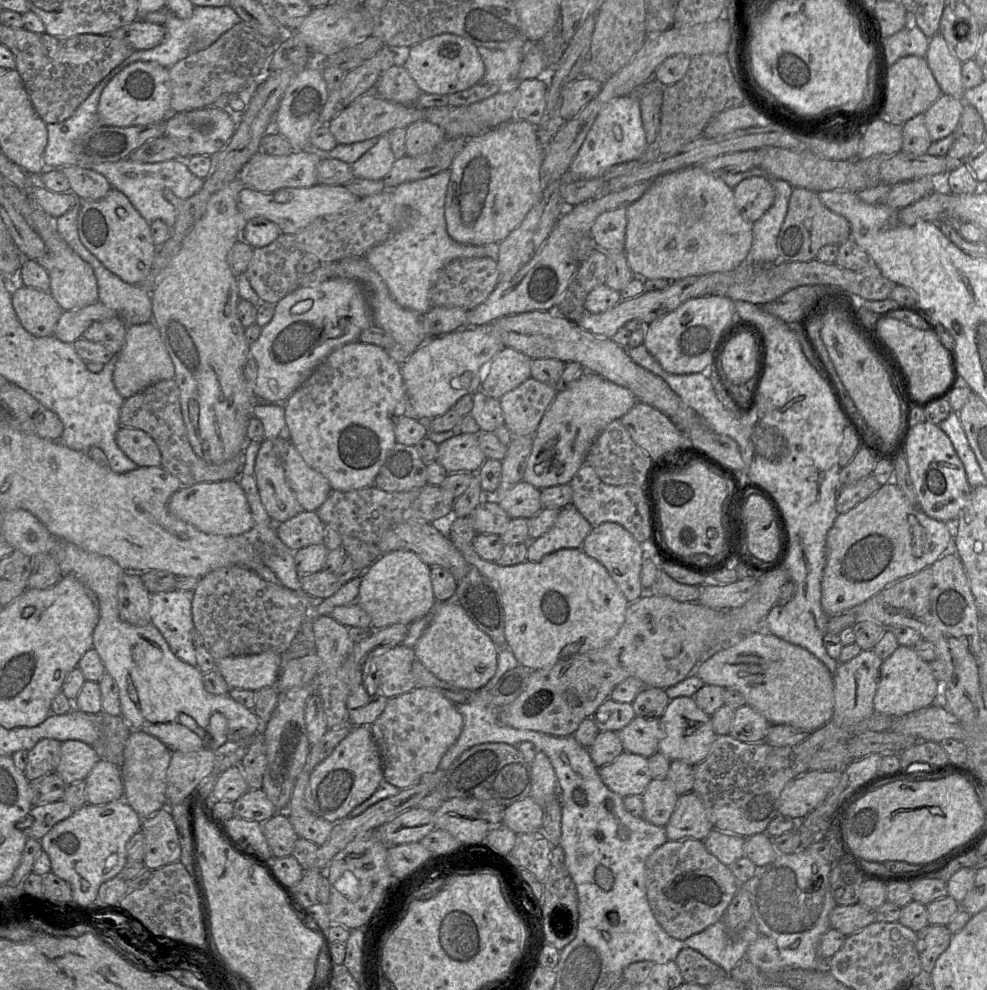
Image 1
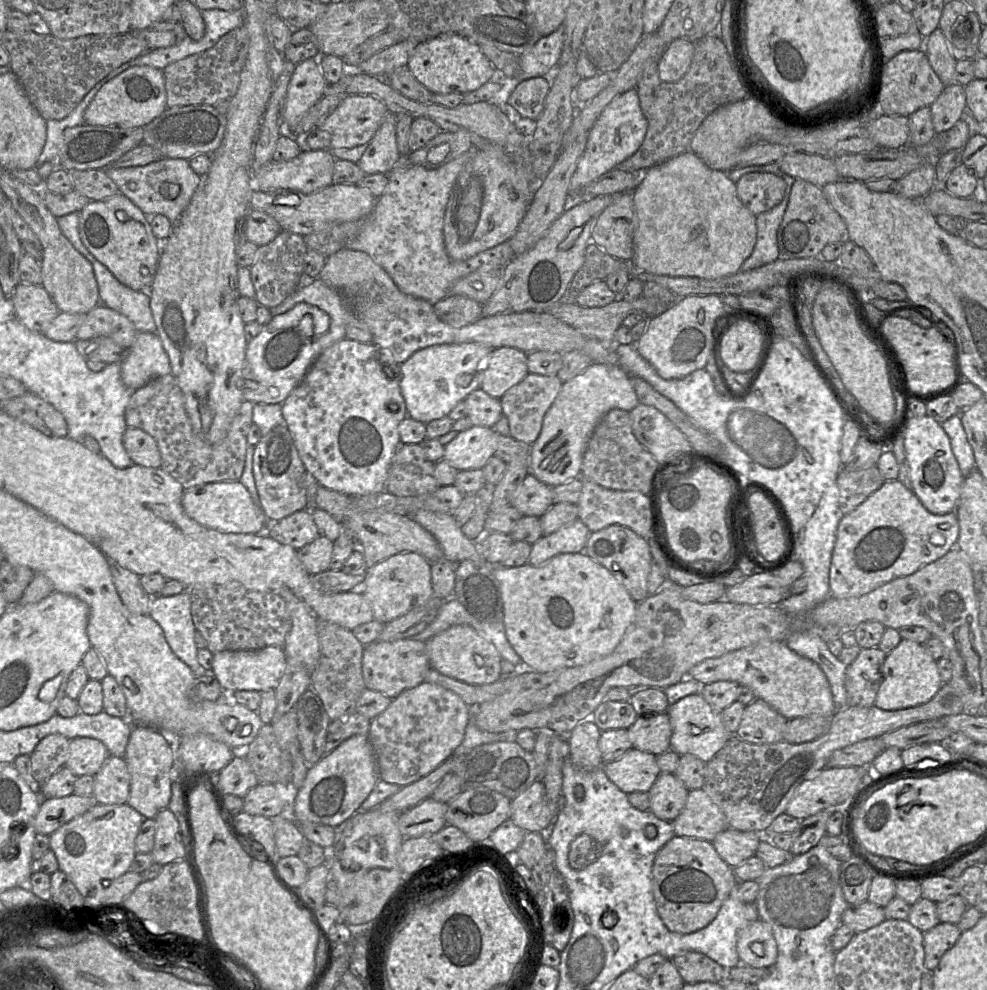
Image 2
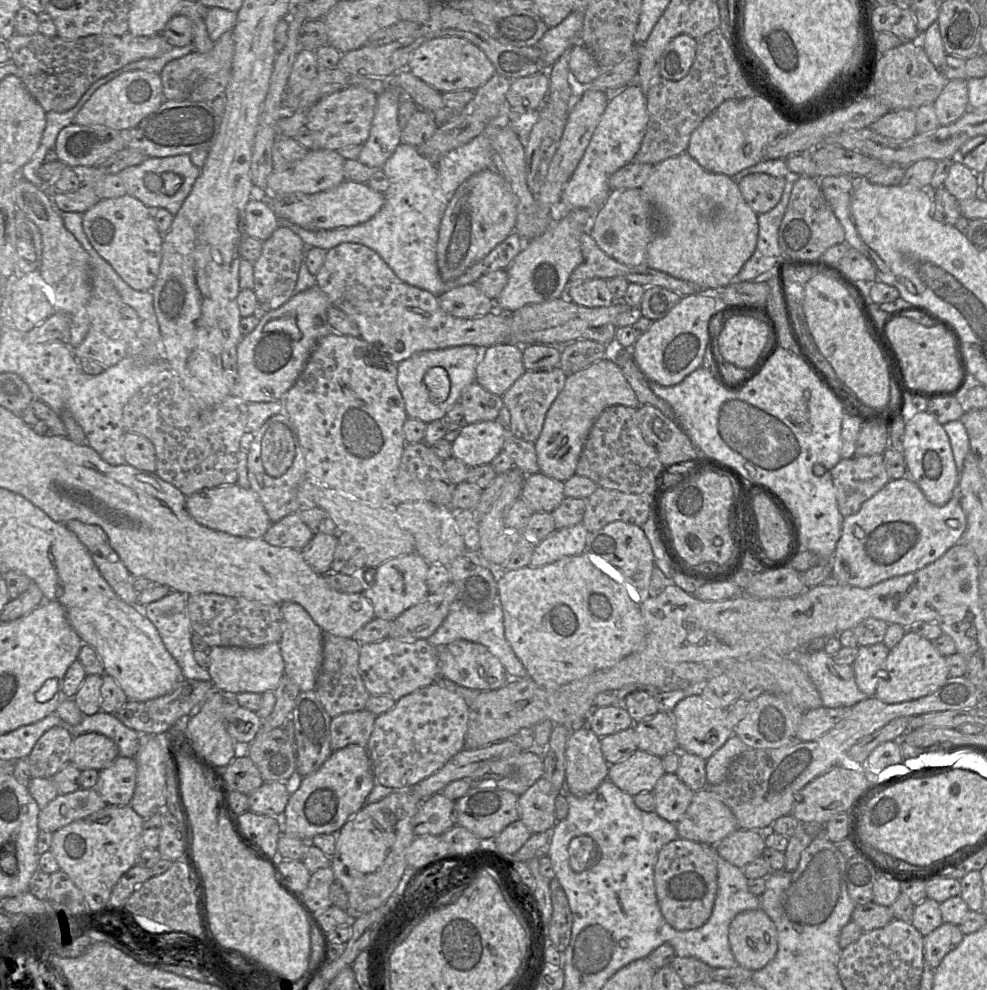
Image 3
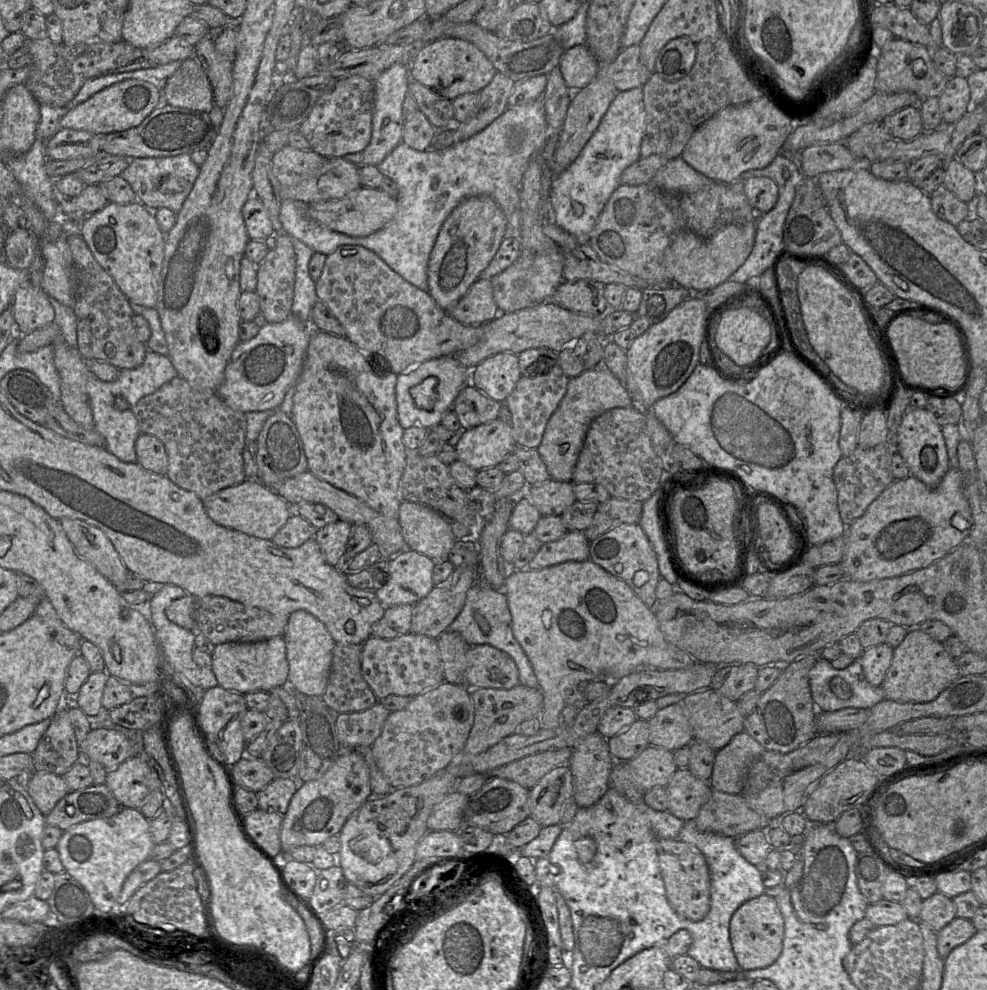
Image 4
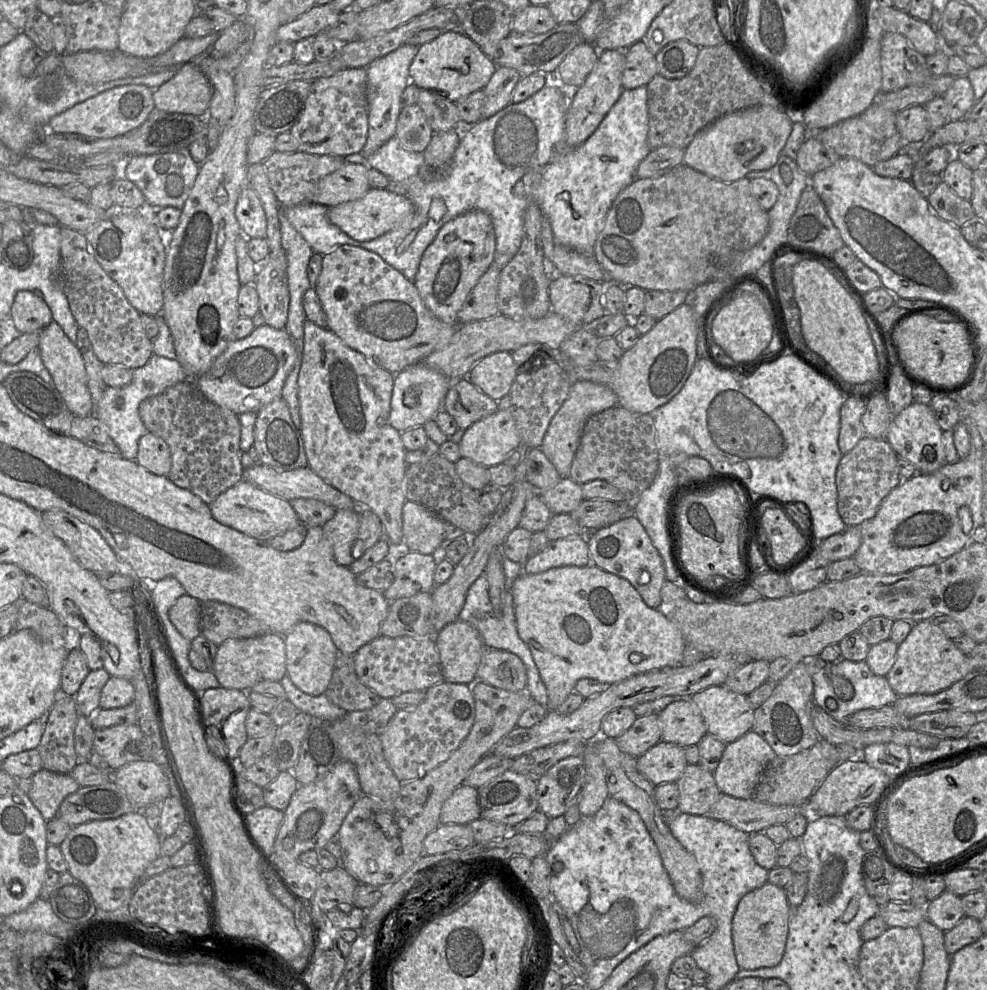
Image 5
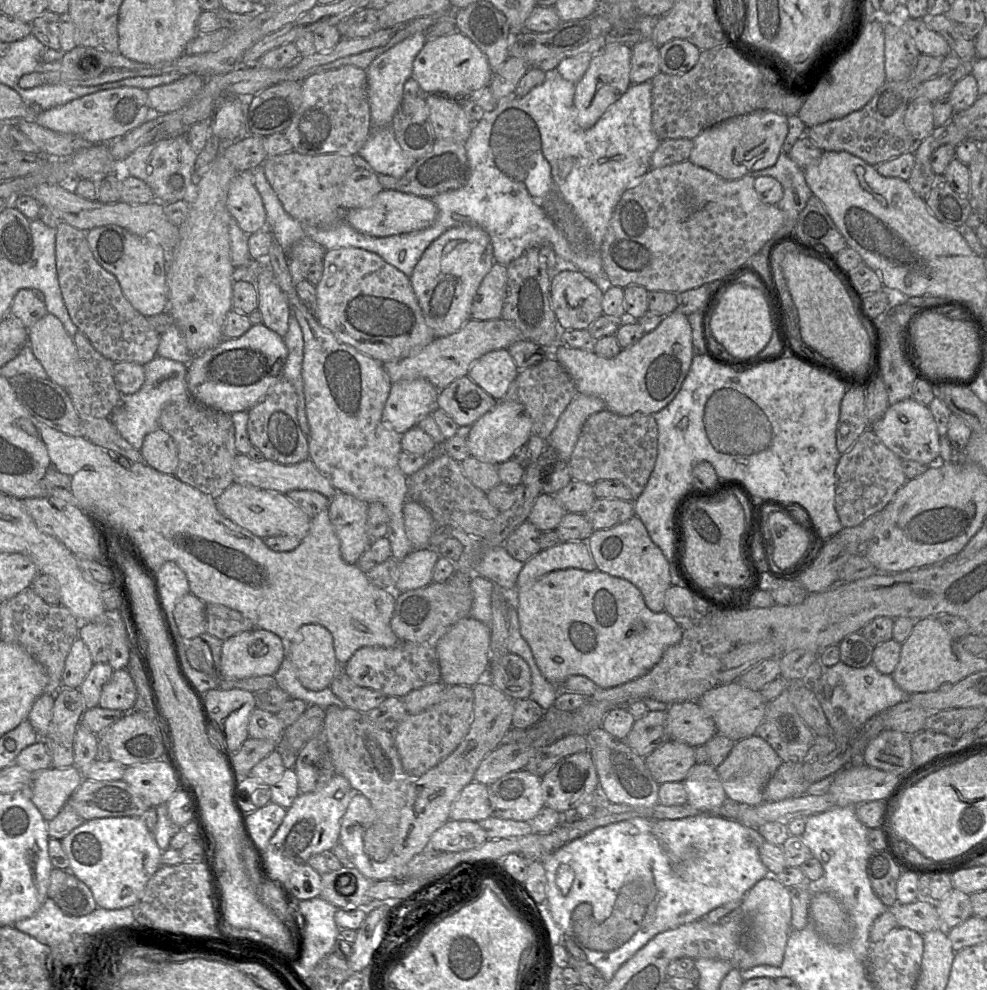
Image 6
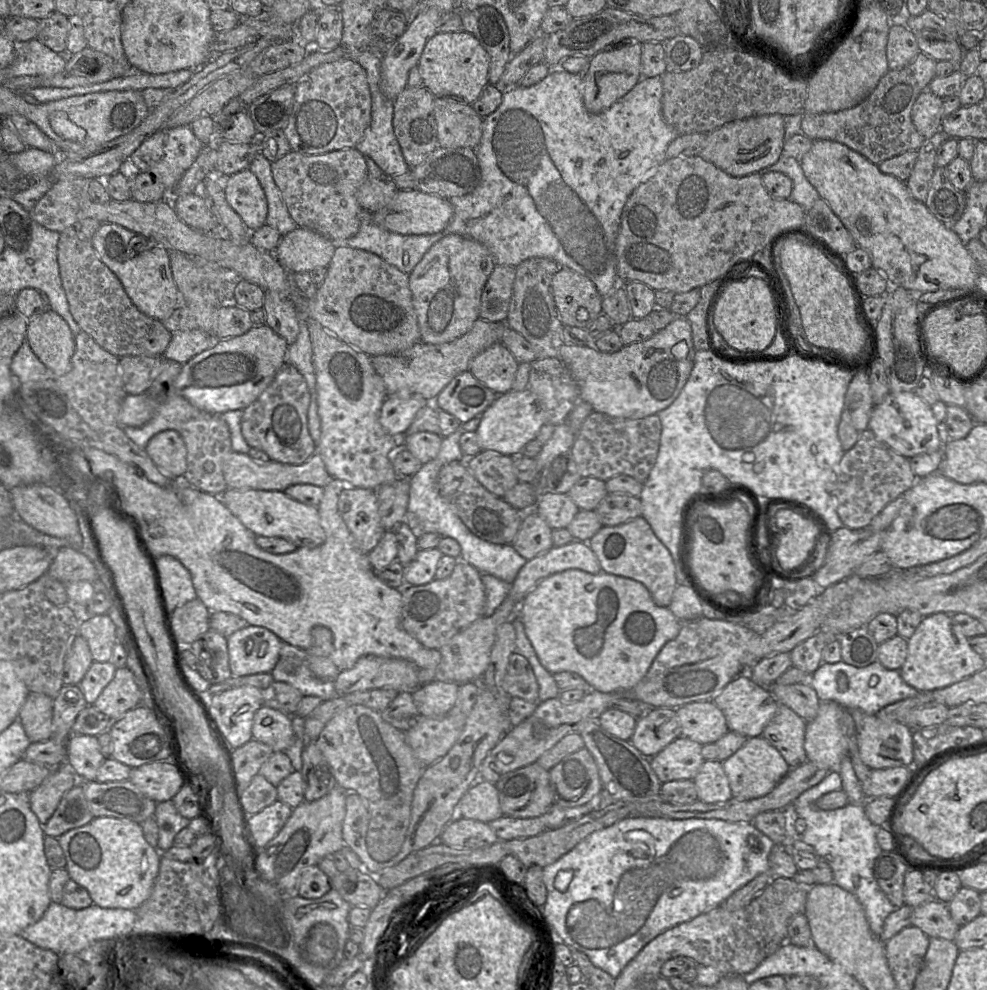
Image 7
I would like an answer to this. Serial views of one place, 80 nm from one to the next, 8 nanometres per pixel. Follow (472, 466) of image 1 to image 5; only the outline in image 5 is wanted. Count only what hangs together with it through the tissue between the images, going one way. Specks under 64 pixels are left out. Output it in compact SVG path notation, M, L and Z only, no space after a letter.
M498 409L468 427L459 442L459 447L462 458L491 467L503 463L521 444L512 411Z

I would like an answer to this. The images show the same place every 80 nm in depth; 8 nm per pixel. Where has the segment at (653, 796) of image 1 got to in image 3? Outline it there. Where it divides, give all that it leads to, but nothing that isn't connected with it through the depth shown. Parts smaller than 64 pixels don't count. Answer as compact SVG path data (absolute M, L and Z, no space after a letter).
M665 773L653 788L655 812L665 820L676 823L685 814L694 794L676 773Z

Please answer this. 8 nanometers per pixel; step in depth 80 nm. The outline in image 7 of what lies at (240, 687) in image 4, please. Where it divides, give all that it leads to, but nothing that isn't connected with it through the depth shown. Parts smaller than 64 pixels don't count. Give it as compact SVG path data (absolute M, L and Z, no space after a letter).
M248 625L227 638L232 676L271 673L279 660L282 641L272 631Z

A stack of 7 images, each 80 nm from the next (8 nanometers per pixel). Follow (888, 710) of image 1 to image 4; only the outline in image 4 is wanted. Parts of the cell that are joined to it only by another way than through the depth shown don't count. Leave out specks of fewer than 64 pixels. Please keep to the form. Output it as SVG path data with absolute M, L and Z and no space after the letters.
M912 630L894 649L891 665L881 686L888 700L930 702L959 677L955 659L945 650L942 642L921 630Z

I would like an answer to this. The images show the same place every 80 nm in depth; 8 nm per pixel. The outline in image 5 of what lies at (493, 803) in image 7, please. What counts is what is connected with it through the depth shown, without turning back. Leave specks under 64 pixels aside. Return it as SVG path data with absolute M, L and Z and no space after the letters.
M461 785L444 802L441 814L441 824L469 824L481 818L478 789Z

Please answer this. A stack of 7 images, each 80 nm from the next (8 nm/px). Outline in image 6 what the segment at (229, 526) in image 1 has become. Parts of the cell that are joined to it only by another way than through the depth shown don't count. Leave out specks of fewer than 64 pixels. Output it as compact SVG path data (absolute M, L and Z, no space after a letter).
M233 483L216 499L216 506L223 516L261 539L287 535L302 541L310 529L311 517L287 495L277 491Z

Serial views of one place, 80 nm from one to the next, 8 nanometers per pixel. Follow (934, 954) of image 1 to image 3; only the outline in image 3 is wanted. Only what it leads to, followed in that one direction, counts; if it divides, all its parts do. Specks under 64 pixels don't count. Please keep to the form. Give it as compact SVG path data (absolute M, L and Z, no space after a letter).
M944 922L924 936L924 961L936 969L944 957L959 945L963 937L959 925Z

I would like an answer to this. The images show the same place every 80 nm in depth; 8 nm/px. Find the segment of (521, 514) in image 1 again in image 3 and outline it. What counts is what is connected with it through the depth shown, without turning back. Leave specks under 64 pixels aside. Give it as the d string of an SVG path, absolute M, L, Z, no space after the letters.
M539 472L525 477L518 499L533 512L551 513L564 498L564 482Z

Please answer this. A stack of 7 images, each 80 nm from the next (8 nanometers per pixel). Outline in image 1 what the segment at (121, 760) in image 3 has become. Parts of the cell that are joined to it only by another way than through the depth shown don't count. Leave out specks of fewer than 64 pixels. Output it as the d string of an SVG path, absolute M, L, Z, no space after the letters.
M99 760L84 781L87 804L107 804L124 799L121 768L111 762Z

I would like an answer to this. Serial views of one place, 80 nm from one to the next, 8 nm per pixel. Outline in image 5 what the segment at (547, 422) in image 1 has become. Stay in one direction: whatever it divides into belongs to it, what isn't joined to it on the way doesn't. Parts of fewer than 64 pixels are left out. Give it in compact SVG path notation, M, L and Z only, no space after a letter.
M586 380L572 382L569 395L551 419L540 446L561 478L569 477L571 464L588 418L616 405L618 405L617 395L608 386Z

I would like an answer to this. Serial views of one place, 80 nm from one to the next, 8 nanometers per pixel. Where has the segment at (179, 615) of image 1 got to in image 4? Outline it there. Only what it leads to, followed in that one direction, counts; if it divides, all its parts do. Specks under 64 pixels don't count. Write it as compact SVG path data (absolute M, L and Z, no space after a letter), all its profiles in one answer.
M164 584L162 588L151 595L146 603L138 605L145 605L145 617L153 627L163 659L168 662L177 679L186 681L196 691L205 691L219 684L211 667L201 667L192 658L196 630L188 630L178 626L170 621L165 613L167 606L172 601L184 597L186 594L187 592L179 586Z

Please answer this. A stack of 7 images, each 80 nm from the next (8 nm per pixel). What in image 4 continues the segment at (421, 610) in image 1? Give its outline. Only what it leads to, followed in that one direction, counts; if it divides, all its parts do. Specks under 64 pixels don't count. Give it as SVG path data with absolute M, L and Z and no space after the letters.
M405 549L388 562L389 579L386 584L375 591L377 598L385 609L402 604L416 604L425 598L434 588L433 570L436 562L429 557Z

